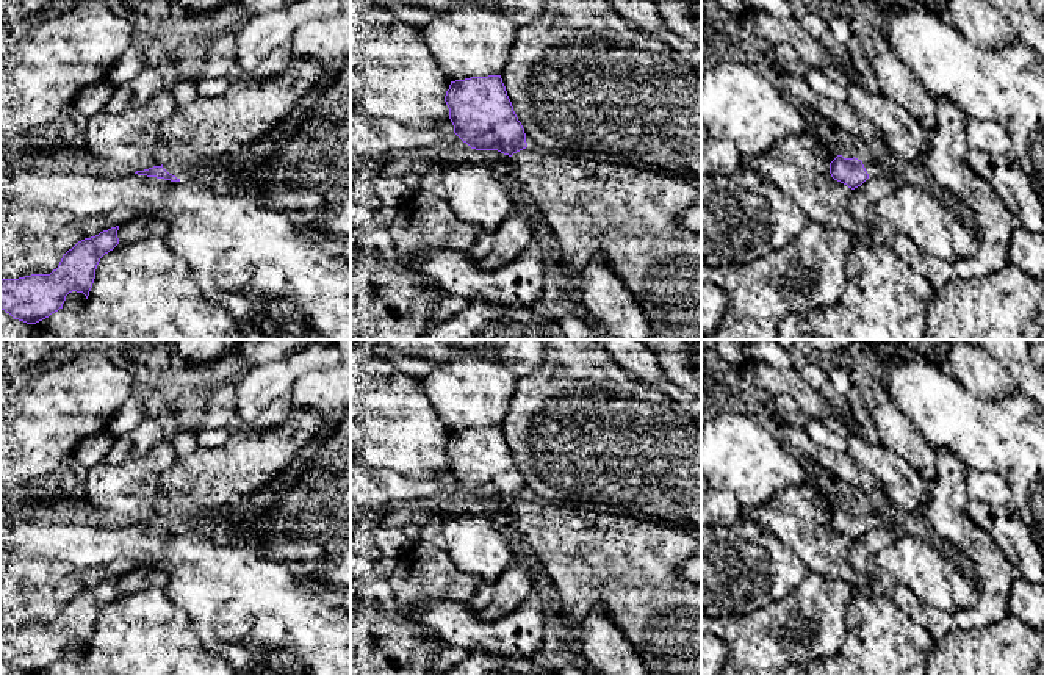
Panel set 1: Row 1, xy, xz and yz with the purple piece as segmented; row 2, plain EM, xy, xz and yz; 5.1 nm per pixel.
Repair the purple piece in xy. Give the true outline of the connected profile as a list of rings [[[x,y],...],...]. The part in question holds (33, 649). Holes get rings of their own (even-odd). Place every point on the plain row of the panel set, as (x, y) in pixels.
[[[119,576],[78,592],[63,606],[58,619],[50,625],[0,630],[0,659],[9,664],[14,670],[36,675],[63,659],[66,647],[72,642],[83,644],[88,650],[100,609],[119,595],[117,581]]]

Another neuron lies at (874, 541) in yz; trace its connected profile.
[[[886,526],[869,528],[861,537],[851,542],[850,565],[873,578],[872,583],[853,587],[853,592],[873,598],[887,598],[887,592],[898,586],[898,581],[883,570],[878,570],[869,561],[873,554],[883,551],[892,543],[895,534]]]

